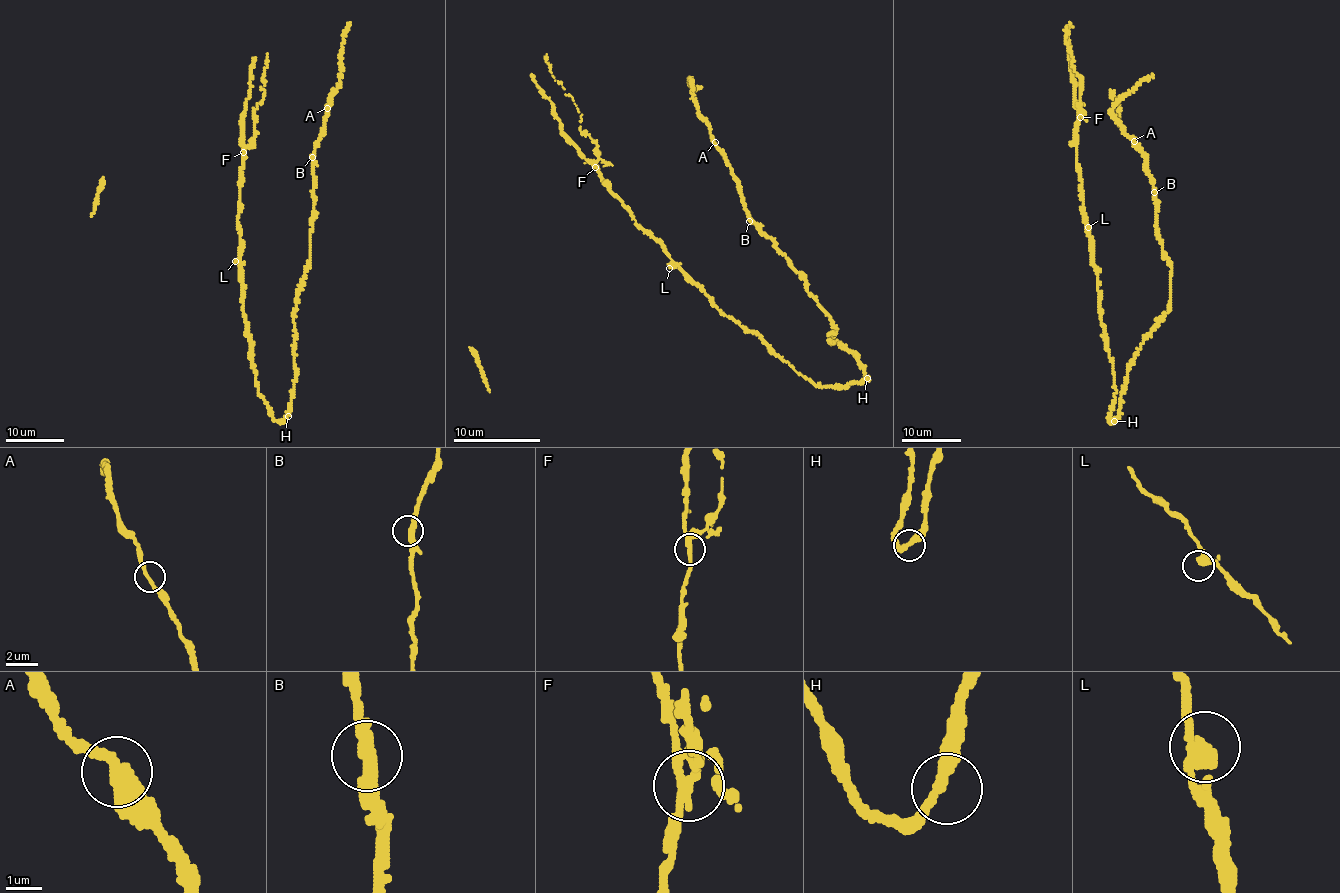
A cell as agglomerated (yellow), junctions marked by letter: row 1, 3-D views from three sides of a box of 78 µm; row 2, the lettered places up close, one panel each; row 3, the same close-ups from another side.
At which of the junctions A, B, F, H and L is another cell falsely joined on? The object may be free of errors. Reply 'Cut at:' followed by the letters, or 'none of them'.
Cut at: F

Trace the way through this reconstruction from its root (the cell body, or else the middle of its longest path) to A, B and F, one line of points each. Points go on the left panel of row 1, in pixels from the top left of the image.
A: (286, 415), (295, 372), (293, 317), (311, 253), (314, 151), (323, 131), (327, 108)
B: (286, 415), (295, 372), (293, 317), (311, 253), (311, 218), (315, 210), (312, 157)
F: (286, 415), (281, 421), (276, 420), (259, 393), (242, 309), (238, 217), (244, 152)

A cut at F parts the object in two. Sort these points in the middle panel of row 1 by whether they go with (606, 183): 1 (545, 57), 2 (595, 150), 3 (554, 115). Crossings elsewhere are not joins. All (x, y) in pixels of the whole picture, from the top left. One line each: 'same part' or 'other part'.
1: other part
2: other part
3: same part

